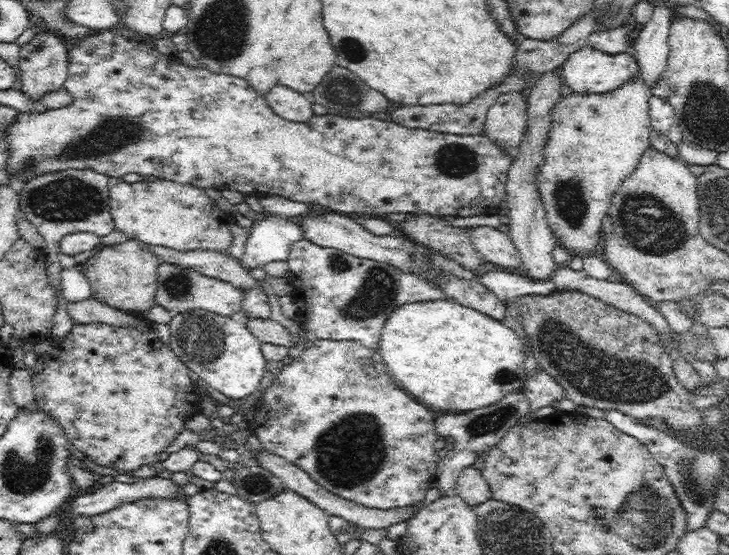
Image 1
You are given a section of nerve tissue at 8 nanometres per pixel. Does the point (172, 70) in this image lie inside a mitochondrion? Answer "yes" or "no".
no

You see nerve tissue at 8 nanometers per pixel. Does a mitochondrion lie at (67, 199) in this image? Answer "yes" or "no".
yes

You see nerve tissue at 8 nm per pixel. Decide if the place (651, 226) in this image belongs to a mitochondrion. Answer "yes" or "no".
yes

